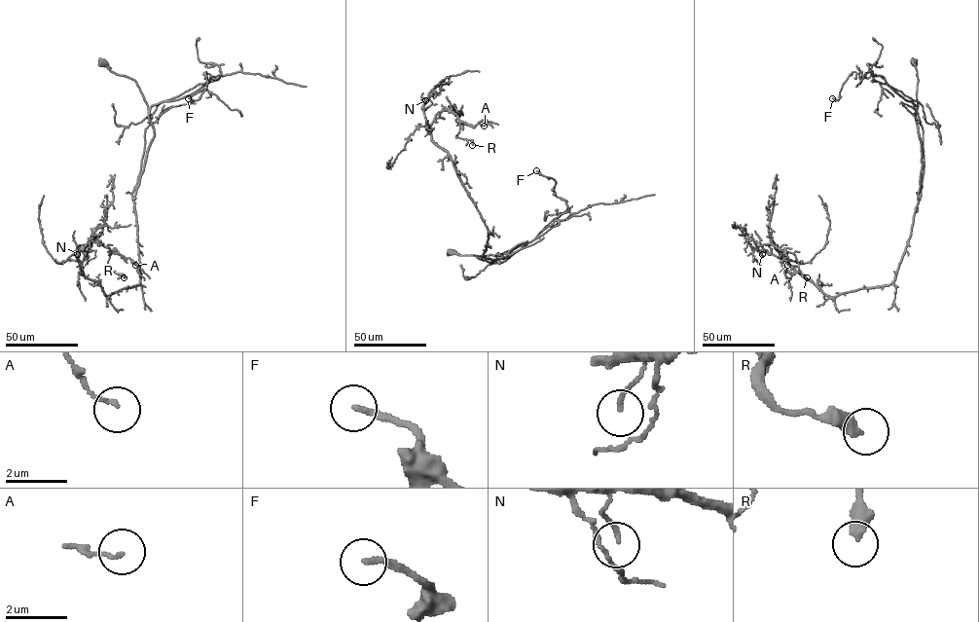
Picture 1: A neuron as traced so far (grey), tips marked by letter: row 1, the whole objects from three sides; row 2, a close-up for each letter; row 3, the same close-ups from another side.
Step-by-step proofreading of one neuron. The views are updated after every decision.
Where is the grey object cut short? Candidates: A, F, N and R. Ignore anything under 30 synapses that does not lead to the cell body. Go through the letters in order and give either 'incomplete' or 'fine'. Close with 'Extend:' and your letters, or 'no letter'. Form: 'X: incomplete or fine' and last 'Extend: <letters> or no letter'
A: fine
F: fine
N: fine
R: fine
Extend: no letter

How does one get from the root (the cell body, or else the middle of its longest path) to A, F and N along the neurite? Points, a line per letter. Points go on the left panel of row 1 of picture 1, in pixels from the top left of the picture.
A: (102, 63), (135, 81), (154, 131), (133, 200), (140, 283), (106, 296), (82, 266), (95, 239), (135, 265)
F: (102, 63), (133, 79), (149, 110), (222, 76), (213, 79), (205, 71), (200, 97), (188, 98)
N: (102, 63), (135, 81), (154, 131), (133, 200), (140, 283), (106, 296), (96, 282), (84, 274), (77, 254)

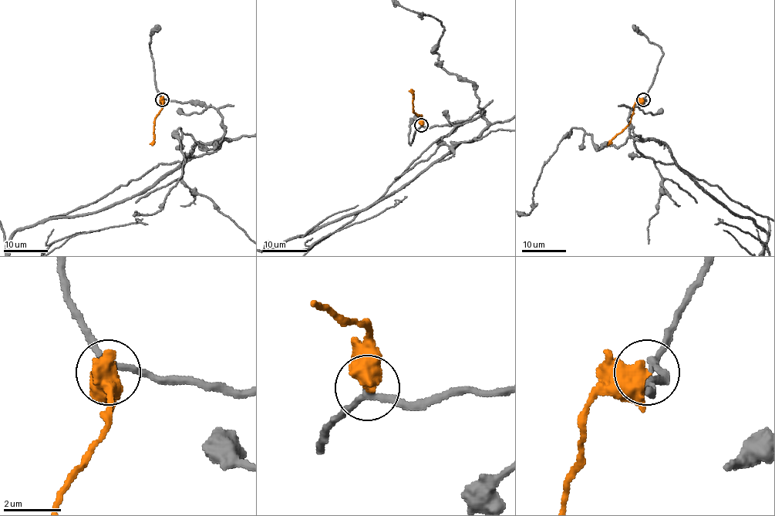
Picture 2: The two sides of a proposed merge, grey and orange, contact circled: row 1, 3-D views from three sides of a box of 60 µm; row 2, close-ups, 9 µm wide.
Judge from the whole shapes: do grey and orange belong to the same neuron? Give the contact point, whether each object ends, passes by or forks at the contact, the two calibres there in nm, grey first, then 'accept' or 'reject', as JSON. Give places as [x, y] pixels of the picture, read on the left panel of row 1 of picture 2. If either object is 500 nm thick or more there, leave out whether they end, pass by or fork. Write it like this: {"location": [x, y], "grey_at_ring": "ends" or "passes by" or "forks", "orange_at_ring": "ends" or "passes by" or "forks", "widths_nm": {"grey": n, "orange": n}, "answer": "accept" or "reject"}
{"location": [162, 99], "widths_nm": {"grey": 220, "orange": 550}, "answer": "accept"}

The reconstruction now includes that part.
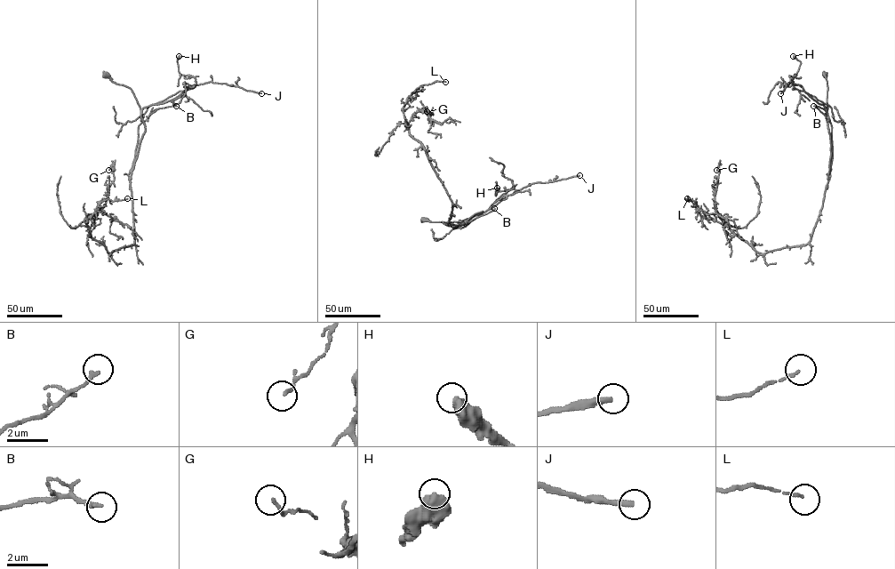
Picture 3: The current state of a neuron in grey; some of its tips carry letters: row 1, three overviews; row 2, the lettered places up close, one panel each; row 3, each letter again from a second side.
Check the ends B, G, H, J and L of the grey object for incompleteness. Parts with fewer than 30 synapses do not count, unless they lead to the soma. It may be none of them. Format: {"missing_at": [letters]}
{"missing_at": ["J"]}

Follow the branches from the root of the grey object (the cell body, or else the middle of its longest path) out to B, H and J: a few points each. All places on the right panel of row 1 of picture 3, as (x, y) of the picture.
B: (825, 76), (827, 87), (826, 118), (830, 143), (829, 179), (833, 154), (831, 124), (827, 112), (813, 106)
H: (825, 76), (827, 87), (827, 111), (801, 85), (792, 84), (792, 77), (801, 63), (793, 56)
J: (825, 76), (827, 87), (827, 111), (801, 85), (790, 82), (780, 93)

